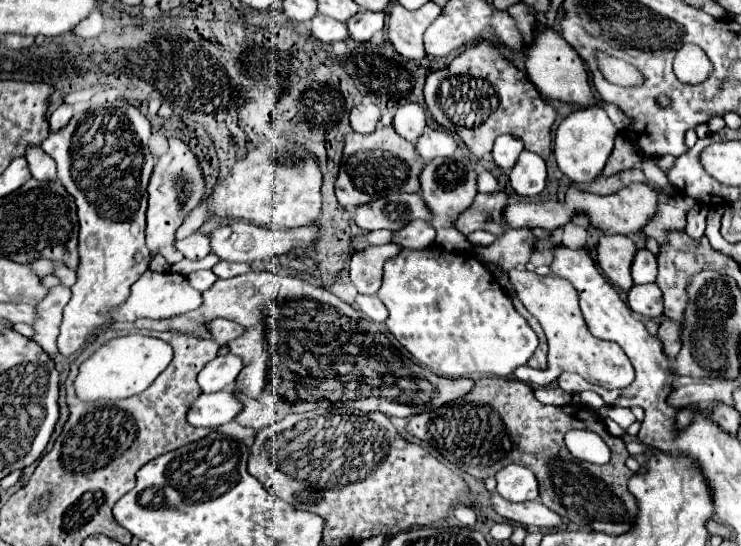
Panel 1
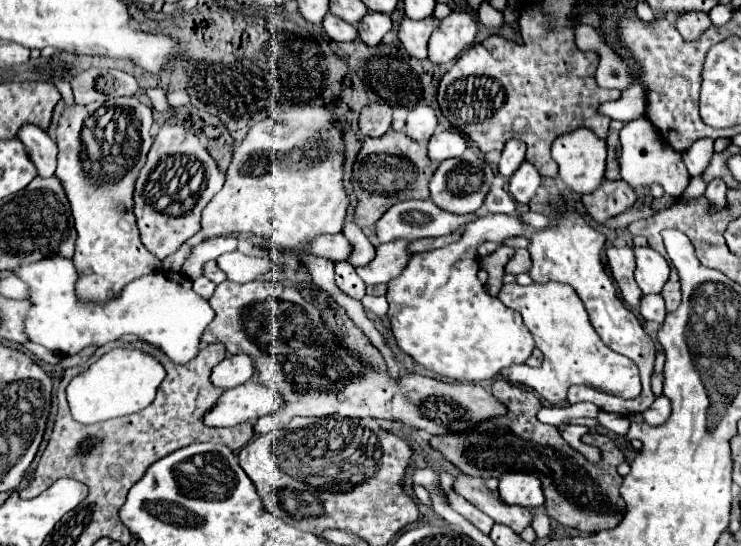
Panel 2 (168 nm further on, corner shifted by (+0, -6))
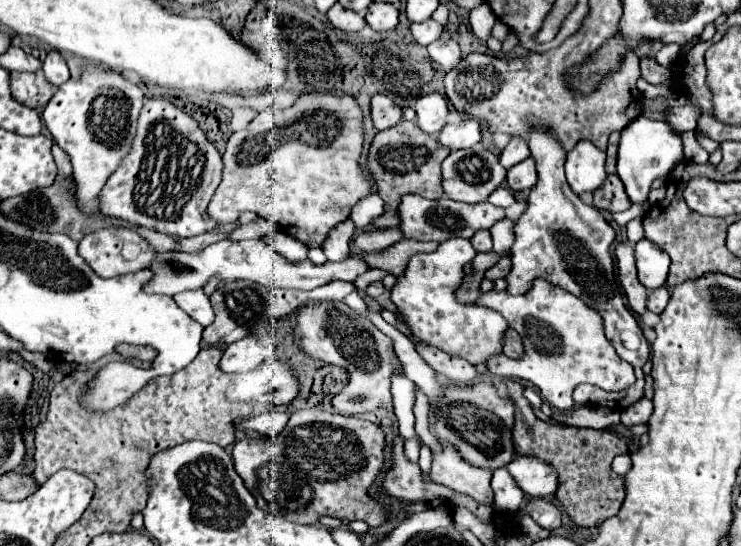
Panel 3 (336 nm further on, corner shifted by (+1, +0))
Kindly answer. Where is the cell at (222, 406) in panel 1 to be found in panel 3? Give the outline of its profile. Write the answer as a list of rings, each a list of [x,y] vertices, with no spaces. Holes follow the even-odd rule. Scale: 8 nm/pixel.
[[[271,356],[267,364],[251,372],[237,376],[235,384],[229,388],[229,400],[243,402],[265,402],[275,406],[287,406],[299,394],[299,378],[293,368],[281,362],[277,356]]]

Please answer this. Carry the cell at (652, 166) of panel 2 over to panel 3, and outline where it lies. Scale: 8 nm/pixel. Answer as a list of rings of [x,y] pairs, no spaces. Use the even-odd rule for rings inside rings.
[[[639,116],[639,120],[633,120],[623,128],[621,132],[621,142],[619,142],[619,160],[617,160],[617,174],[621,182],[625,184],[625,192],[633,204],[643,204],[647,210],[645,202],[651,190],[651,184],[659,176],[667,176],[671,168],[677,164],[677,160],[683,158],[683,144],[681,136],[667,124],[667,122],[657,122],[649,120],[645,116]]]

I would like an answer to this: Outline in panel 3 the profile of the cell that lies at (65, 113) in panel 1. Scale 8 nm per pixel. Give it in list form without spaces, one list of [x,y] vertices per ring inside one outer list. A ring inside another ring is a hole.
[[[49,50],[43,62],[43,72],[49,82],[65,82],[69,80],[69,68],[65,62],[65,56],[57,50]]]

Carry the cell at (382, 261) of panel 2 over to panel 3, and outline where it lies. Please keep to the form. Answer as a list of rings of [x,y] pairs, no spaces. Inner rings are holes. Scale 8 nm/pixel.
[[[223,240],[207,246],[201,252],[187,254],[187,252],[159,252],[155,254],[155,260],[149,264],[149,270],[153,272],[153,278],[143,286],[145,292],[155,294],[167,294],[175,296],[177,292],[185,290],[199,290],[205,288],[205,284],[211,278],[219,280],[249,280],[257,282],[267,288],[289,288],[289,290],[313,290],[323,284],[329,284],[331,280],[345,280],[353,282],[359,274],[363,274],[367,264],[363,260],[347,258],[343,262],[325,262],[323,266],[315,266],[311,260],[291,262],[283,258],[273,246],[269,246],[263,240]]]

